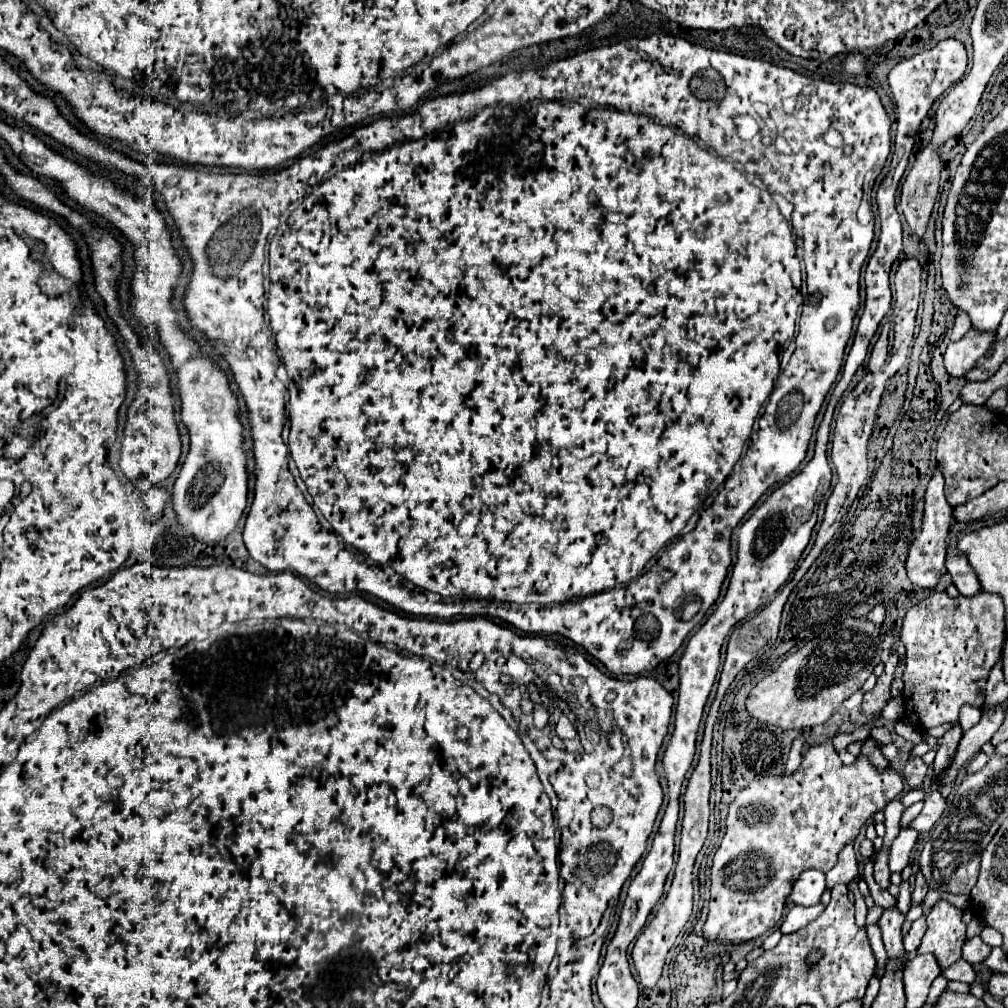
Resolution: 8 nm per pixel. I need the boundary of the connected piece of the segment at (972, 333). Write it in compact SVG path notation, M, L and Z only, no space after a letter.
M968 330L960 340L950 342L944 352L944 366L950 376L964 376L970 372L976 362L988 354L988 350L996 342L996 332L982 332L982 330Z

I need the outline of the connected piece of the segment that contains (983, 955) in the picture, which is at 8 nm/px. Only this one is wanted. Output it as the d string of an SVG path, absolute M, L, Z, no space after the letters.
M976 936L976 938L972 938L972 940L966 940L966 944L964 944L964 948L962 948L962 958L966 960L966 962L970 962L970 964L982 964L986 958L988 958L988 954L990 954L990 946L988 944L984 944L982 940L980 940L980 936Z

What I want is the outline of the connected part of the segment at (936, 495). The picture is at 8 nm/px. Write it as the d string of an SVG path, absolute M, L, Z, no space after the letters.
M936 470L926 496L924 496L924 518L922 518L922 532L914 538L914 542L908 548L908 558L906 558L906 570L908 570L908 578L912 580L912 584L920 586L920 588L934 588L940 578L946 574L946 534L950 528L950 522L954 522L954 508L946 502L944 496L944 478L942 472Z

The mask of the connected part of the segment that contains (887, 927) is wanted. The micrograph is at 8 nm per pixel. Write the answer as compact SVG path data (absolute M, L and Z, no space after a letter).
M898 906L886 908L882 912L882 918L878 920L878 926L882 930L882 940L884 940L884 948L888 952L888 958L904 956L902 934L900 934L902 924L904 924L904 914L898 910Z

